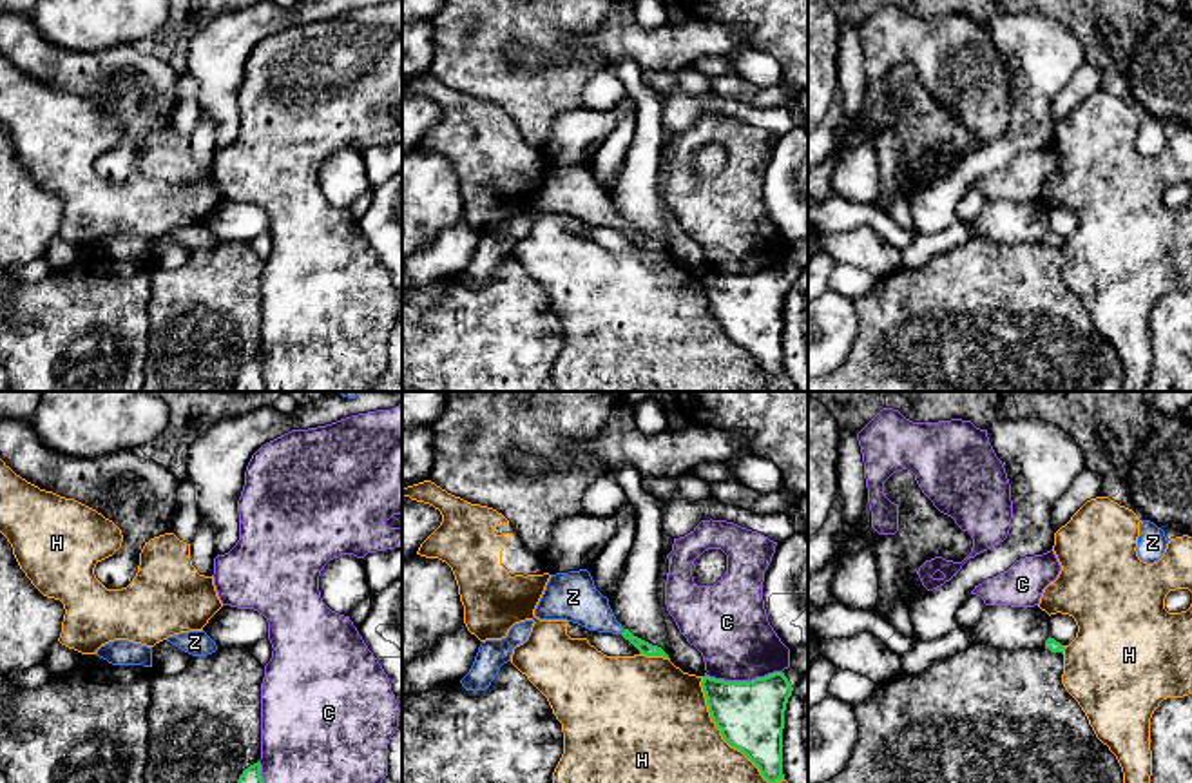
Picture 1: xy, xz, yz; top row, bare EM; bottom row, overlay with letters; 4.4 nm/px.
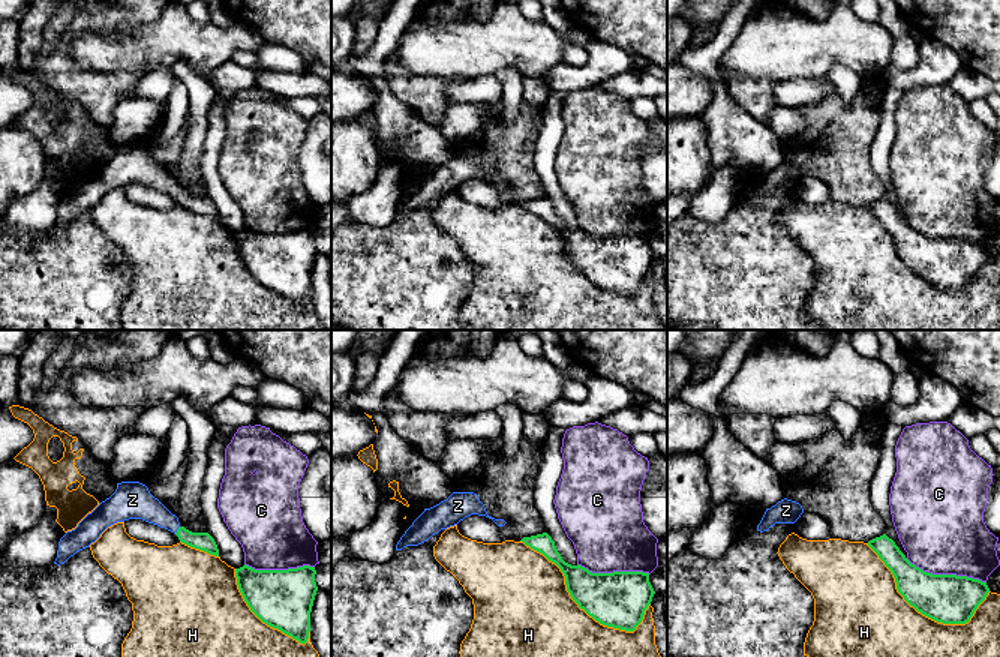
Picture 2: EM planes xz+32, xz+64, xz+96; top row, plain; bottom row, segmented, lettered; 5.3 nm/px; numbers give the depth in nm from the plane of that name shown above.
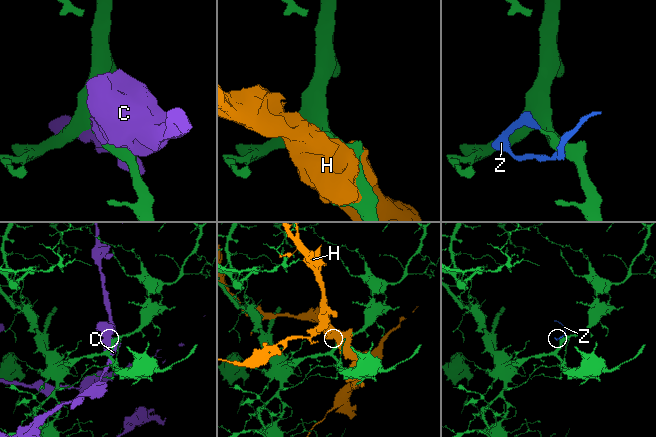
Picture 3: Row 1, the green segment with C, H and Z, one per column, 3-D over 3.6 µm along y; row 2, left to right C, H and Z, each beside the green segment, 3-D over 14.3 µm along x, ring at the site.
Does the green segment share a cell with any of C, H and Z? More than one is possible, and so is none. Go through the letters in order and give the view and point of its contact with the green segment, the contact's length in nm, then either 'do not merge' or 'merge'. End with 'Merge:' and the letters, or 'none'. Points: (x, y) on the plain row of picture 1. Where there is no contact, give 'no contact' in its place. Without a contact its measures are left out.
C: contact xz (743, 276); length 340 nm; do not merge
H: contact xz (723, 332); length 600 nm; do not merge
Z: contact xz (624, 225); length 30 nm; merge
Merge: Z

